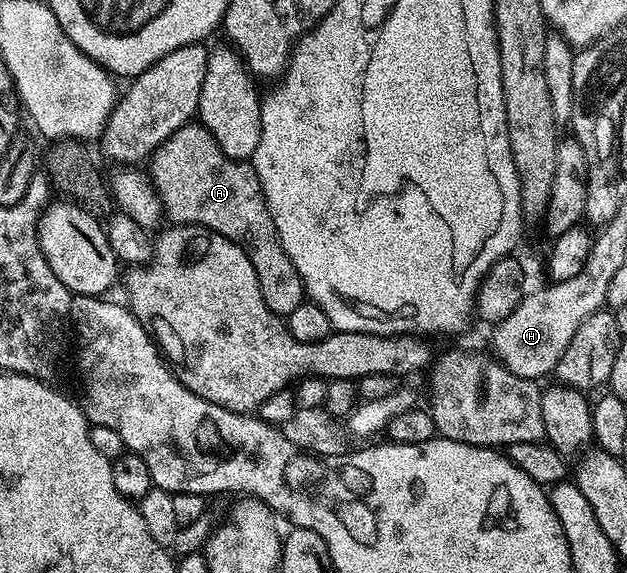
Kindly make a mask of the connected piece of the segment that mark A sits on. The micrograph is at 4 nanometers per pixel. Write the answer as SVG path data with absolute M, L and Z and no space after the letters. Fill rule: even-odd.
M199 123L183 125L170 139L166 139L150 158L150 176L156 188L160 204L164 206L164 214L169 222L177 225L201 225L210 231L218 231L226 239L238 243L242 251L246 251L246 259L254 263L254 271L258 275L258 287L262 287L262 299L266 299L266 307L272 313L287 319L290 311L306 300L304 277L298 273L298 267L290 263L290 255L282 247L264 198L264 189L251 164L247 160L228 158L222 148L212 137L210 131Z

